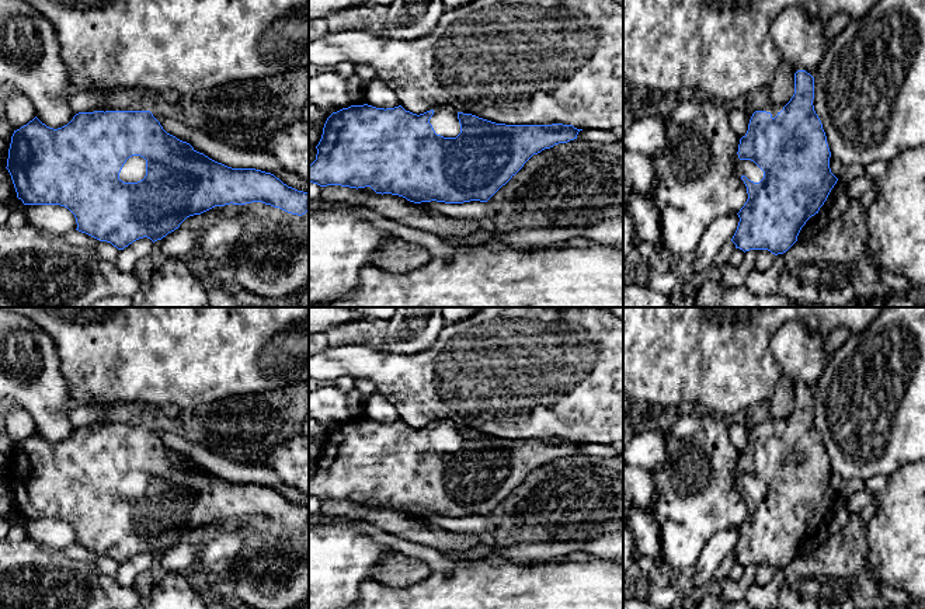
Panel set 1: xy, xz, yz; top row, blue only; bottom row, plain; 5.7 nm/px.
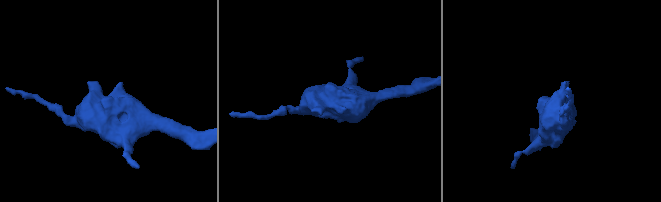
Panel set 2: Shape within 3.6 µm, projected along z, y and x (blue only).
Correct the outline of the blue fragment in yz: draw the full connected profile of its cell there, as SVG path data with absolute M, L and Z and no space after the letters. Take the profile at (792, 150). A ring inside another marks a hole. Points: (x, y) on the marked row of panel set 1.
M806 70L794 73L794 94L773 118L755 111L747 133L740 139L737 170L747 187L748 199L737 213L736 248L786 253L806 222L818 213L838 178L831 173L831 152L823 123L814 111L814 77Z

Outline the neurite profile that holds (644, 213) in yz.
M632 192L623 199L623 208L630 212L634 220L637 243L647 241L656 251L664 251L660 215L653 201L640 192Z

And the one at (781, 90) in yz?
M786 60L779 65L772 83L762 93L765 108L769 111L783 109L794 94L794 73L793 66Z

